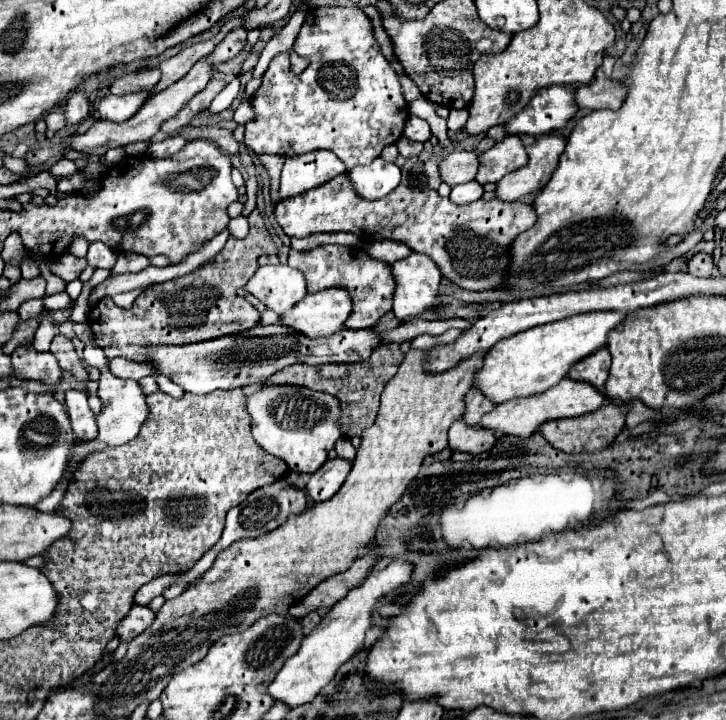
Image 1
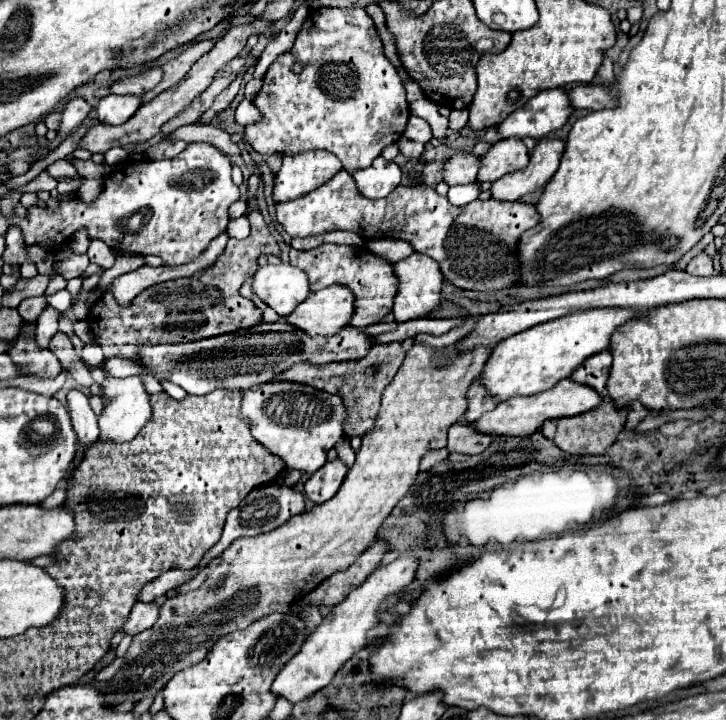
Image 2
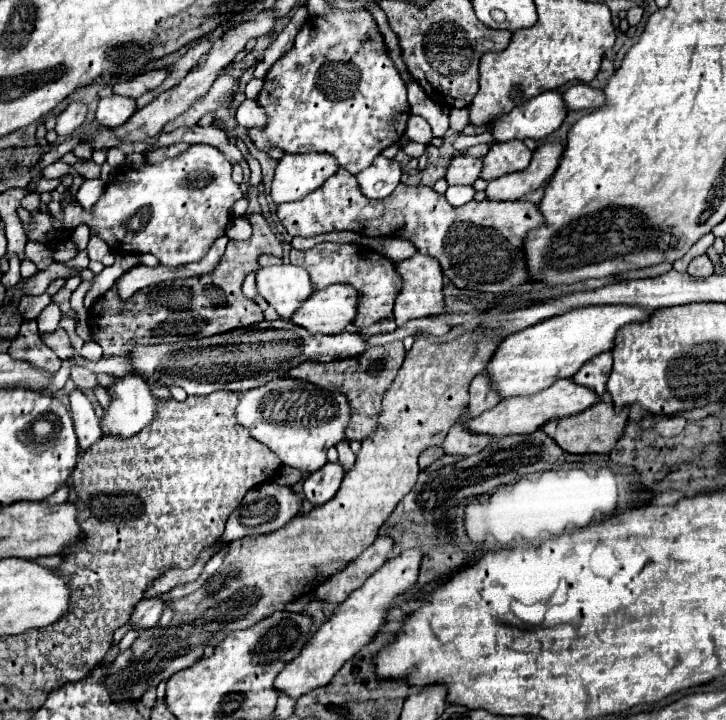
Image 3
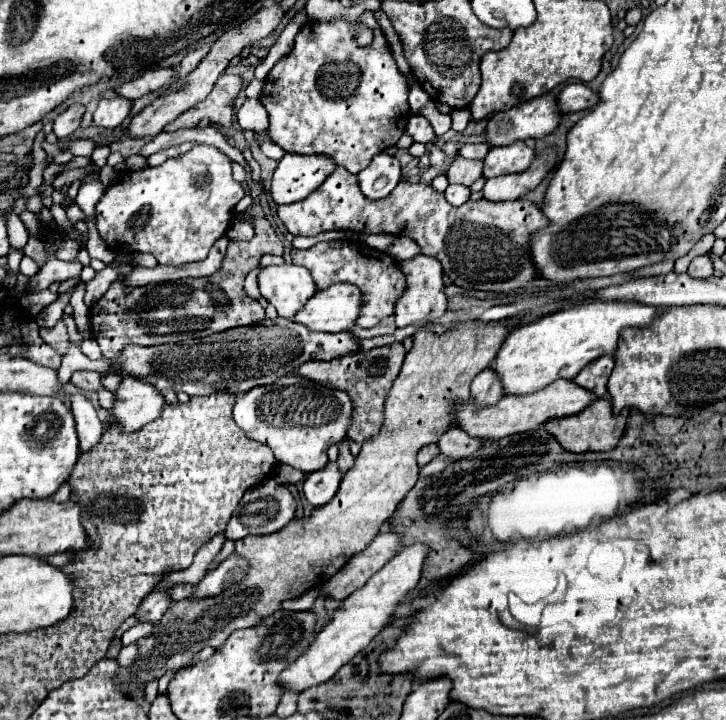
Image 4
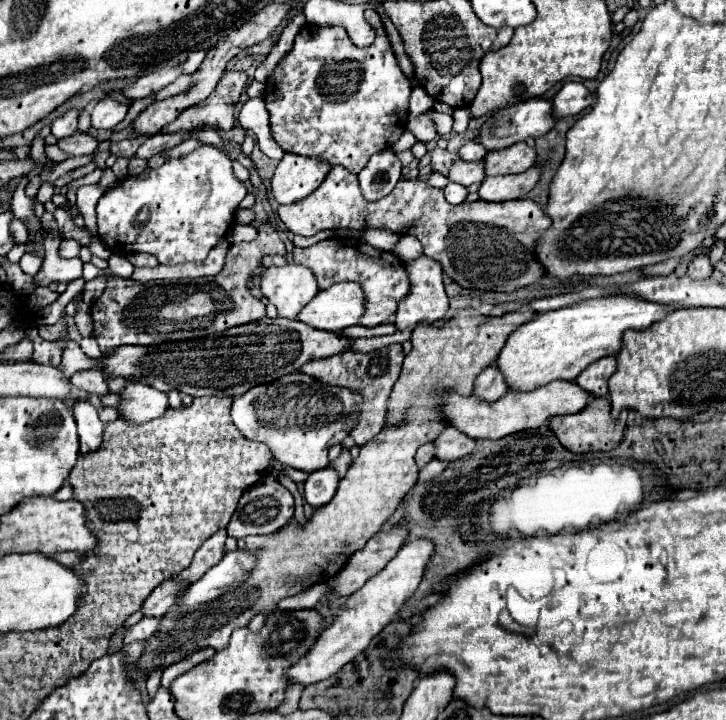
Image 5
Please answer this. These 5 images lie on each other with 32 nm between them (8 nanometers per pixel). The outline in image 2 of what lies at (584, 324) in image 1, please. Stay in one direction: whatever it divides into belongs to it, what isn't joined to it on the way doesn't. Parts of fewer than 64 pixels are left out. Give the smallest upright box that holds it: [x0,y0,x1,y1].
[478,308,636,402]

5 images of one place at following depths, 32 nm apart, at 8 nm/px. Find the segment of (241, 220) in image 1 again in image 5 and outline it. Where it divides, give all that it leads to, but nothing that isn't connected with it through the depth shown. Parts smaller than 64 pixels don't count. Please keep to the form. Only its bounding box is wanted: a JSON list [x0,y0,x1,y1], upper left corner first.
[228,224,256,242]

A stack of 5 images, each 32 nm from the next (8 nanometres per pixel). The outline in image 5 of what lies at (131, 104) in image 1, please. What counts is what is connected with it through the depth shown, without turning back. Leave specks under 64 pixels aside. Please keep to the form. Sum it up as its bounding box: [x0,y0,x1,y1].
[92,98,128,130]

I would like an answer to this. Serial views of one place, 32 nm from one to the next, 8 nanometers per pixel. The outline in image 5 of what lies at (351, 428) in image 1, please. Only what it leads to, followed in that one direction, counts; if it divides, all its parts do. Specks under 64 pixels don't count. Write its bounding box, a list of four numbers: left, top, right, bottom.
[300,344,404,446]

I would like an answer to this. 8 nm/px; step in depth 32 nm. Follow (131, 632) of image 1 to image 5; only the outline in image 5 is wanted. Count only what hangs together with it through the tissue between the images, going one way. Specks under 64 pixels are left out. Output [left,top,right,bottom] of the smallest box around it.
[140,580,186,618]

